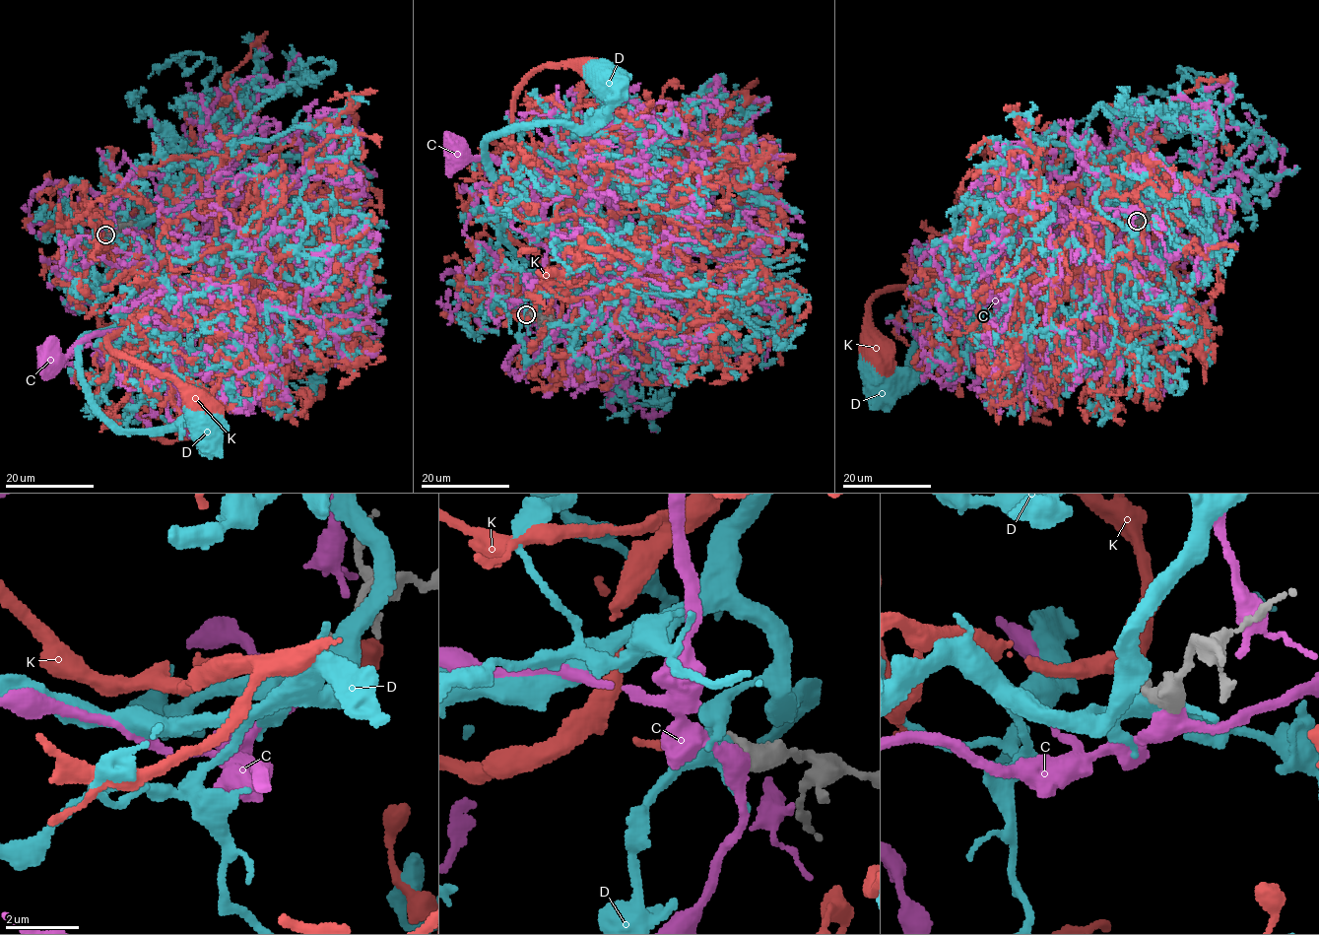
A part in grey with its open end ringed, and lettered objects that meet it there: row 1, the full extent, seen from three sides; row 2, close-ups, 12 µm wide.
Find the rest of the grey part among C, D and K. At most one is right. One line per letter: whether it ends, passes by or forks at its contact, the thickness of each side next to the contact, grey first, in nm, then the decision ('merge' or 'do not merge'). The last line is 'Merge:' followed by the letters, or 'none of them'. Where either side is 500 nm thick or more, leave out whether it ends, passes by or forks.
C: it passes by | 420/420 nm | do not merge
D: it forks | 420/360 nm | do not merge
K: it ends | 200/220 nm | merge
Merge: K

